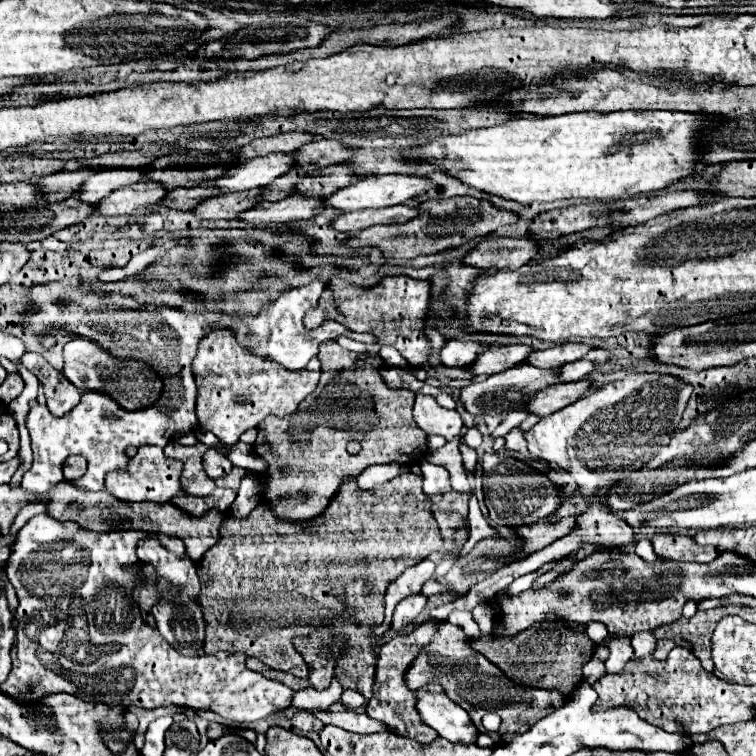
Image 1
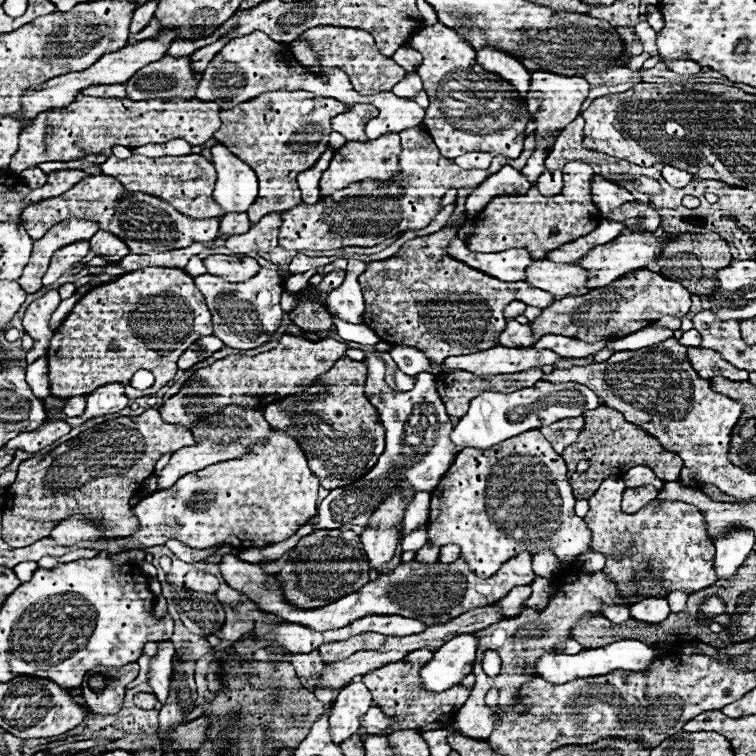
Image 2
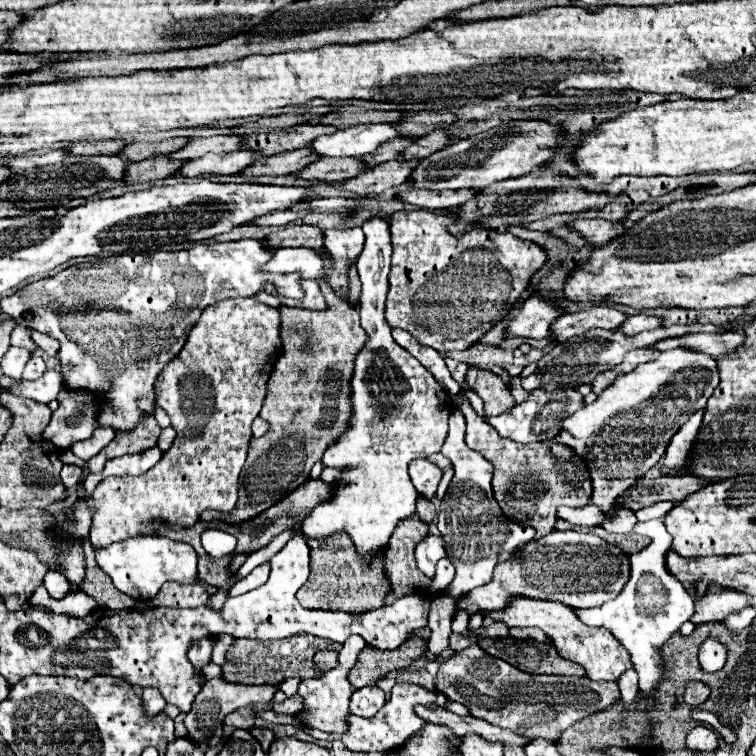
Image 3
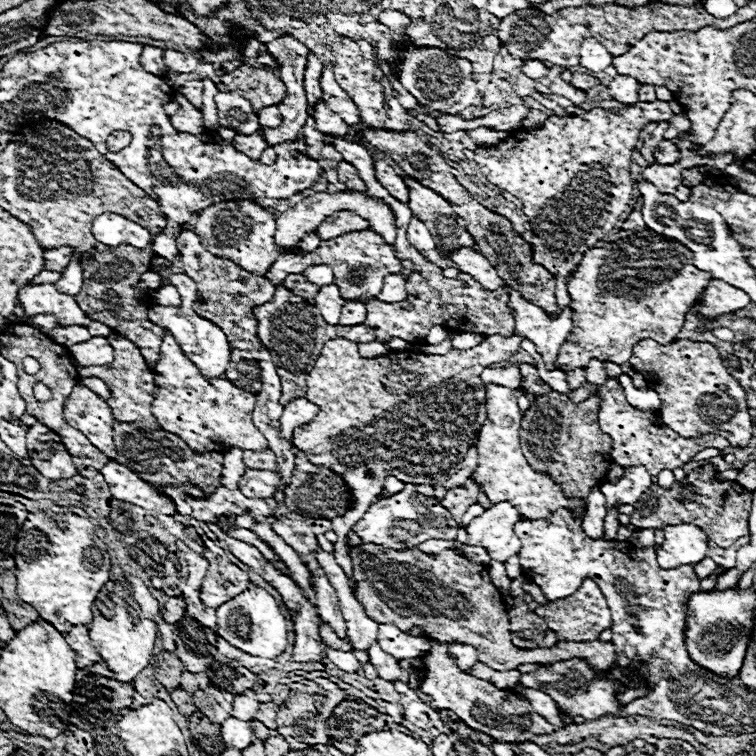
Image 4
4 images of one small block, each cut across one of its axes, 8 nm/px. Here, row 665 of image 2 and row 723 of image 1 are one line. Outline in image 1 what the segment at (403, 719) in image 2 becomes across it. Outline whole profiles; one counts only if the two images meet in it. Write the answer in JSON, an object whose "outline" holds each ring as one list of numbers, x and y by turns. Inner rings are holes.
{"outline":[[428,620,424,622,420,628,416,628,410,636,396,636,394,640,382,644,380,652,378,652,378,660,376,660,376,678,374,678,374,694,368,702,368,716,372,716,374,720,380,720,384,724,388,724,388,728,400,736,408,736,412,740,418,740,422,744,428,744,430,740,436,738,434,728,430,728,428,724,424,724,420,720,420,714,416,710,416,694,406,686,404,676,410,668,410,664,416,660,416,656,422,652,424,646,430,644,432,636,438,632,440,620]]}

